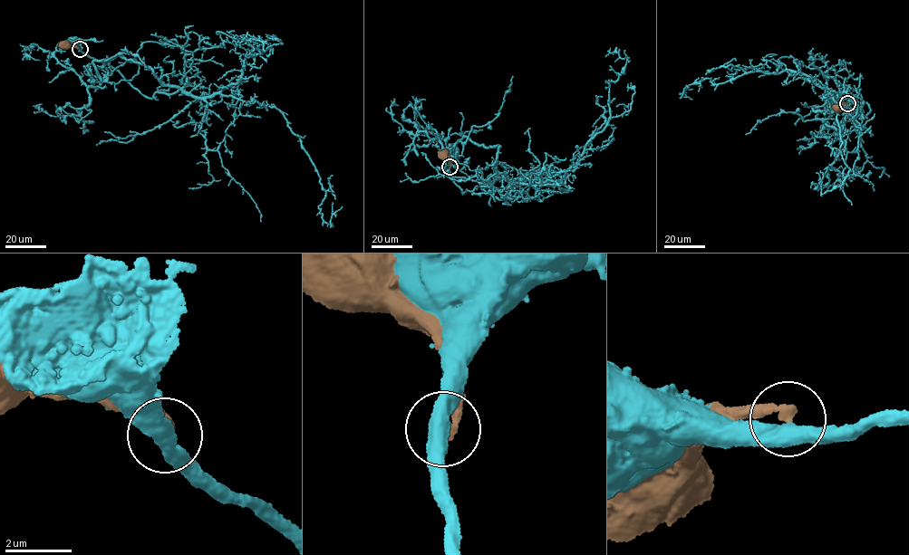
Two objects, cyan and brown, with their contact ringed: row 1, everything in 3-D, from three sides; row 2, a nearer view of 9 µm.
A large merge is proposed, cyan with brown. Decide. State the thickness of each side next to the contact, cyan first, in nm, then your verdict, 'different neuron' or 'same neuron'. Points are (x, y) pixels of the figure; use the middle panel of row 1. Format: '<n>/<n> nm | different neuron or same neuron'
460/320 nm | different neuron

